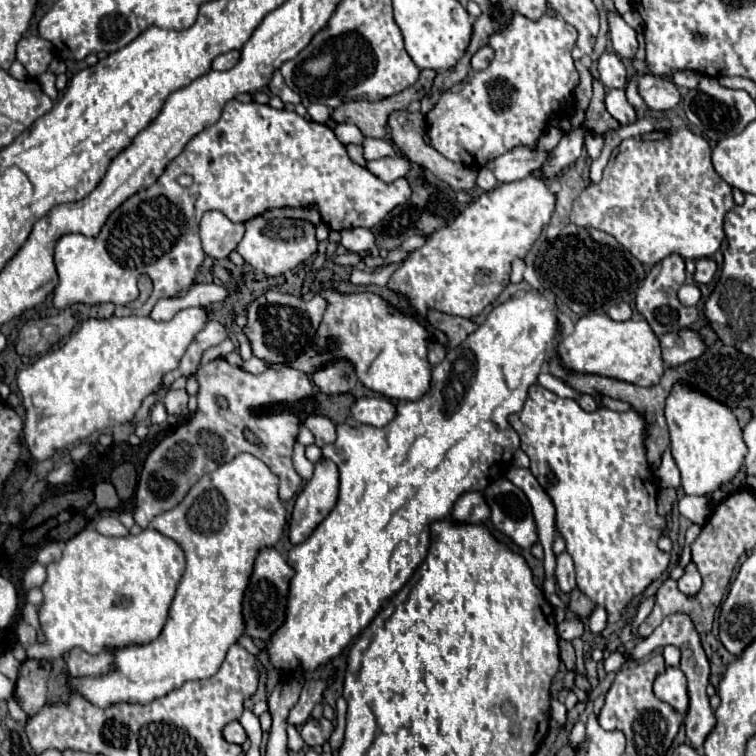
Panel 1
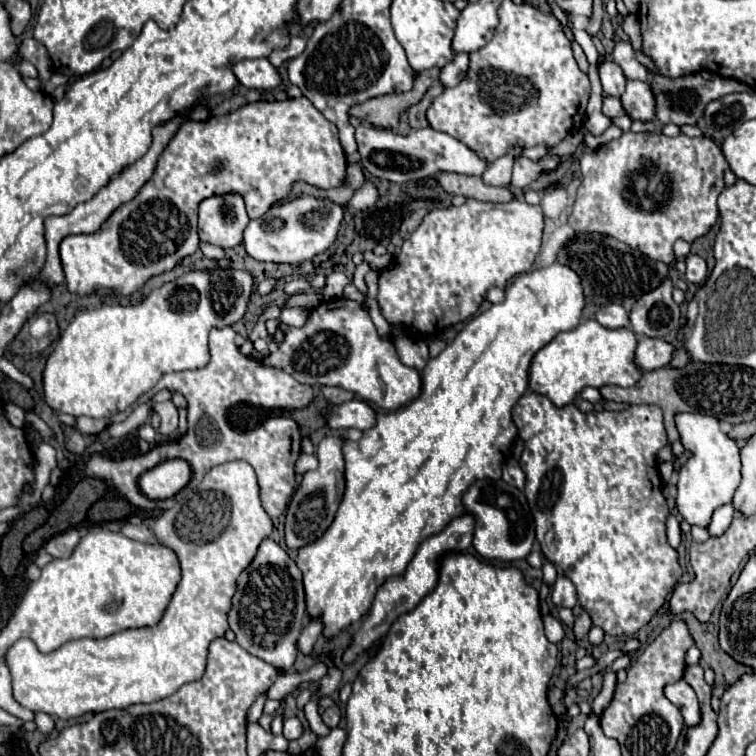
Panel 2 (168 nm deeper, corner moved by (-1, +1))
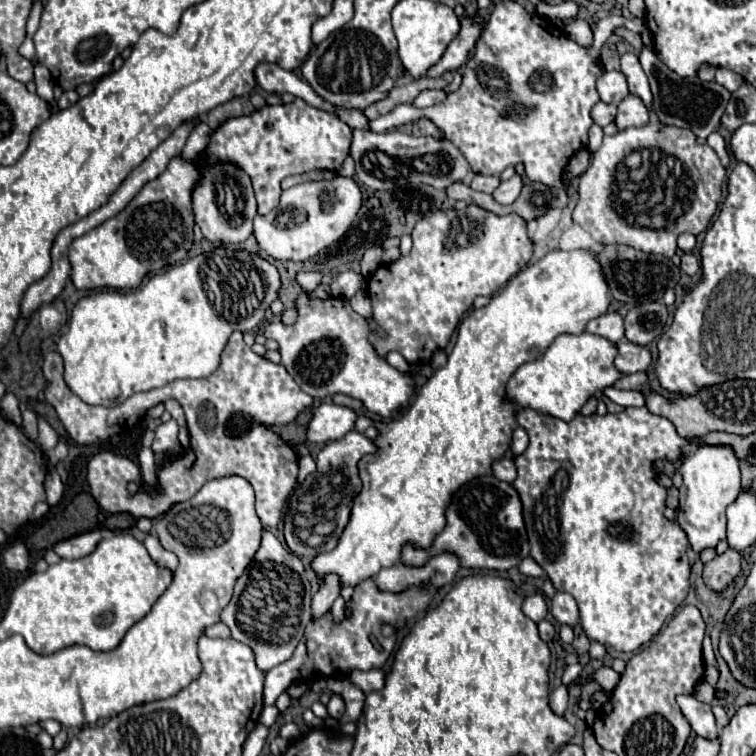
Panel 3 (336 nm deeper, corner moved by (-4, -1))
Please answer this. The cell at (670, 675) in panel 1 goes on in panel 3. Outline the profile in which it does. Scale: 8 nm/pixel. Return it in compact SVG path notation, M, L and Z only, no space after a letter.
M678 695L676 703L682 709L688 723L692 725L692 729L696 731L696 735L706 737L706 739L714 739L718 735L716 721L714 721L710 705L700 703L694 695Z

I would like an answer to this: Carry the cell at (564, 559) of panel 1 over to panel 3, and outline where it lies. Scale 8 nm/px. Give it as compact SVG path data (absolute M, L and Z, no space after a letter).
M558 591L552 601L550 601L550 611L554 615L554 619L560 623L560 625L570 625L574 627L578 621L580 621L580 615L578 615L578 607L576 607L576 601L570 593L562 593Z

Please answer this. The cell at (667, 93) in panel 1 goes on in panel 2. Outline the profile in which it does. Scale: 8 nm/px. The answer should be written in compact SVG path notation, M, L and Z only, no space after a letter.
M627 81L621 105L633 121L651 121L651 117L655 117L655 99L651 97L651 87L643 81Z

